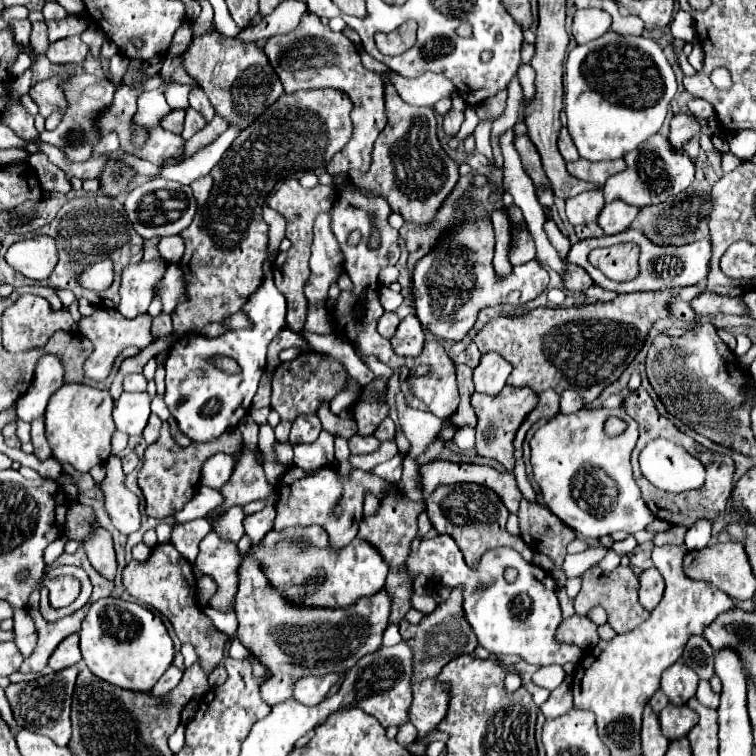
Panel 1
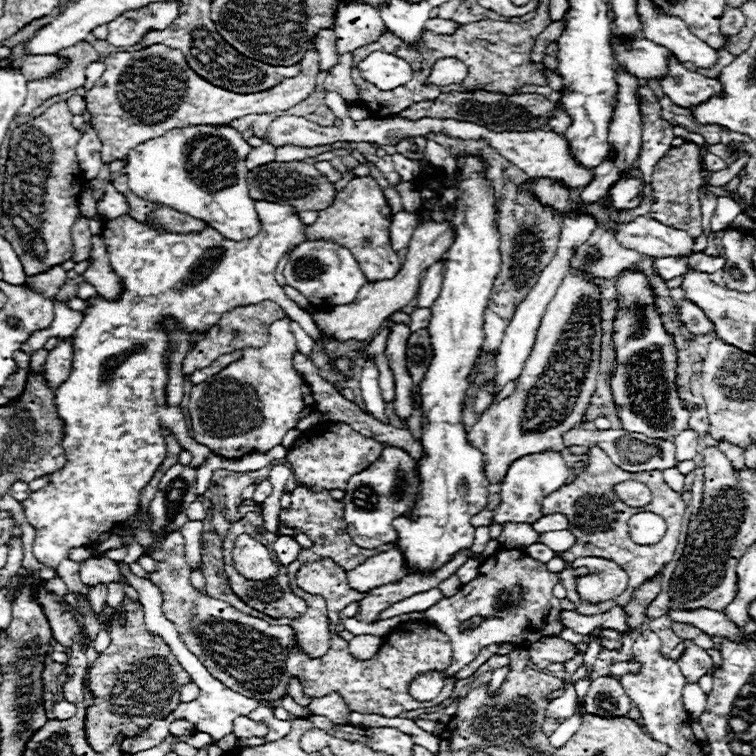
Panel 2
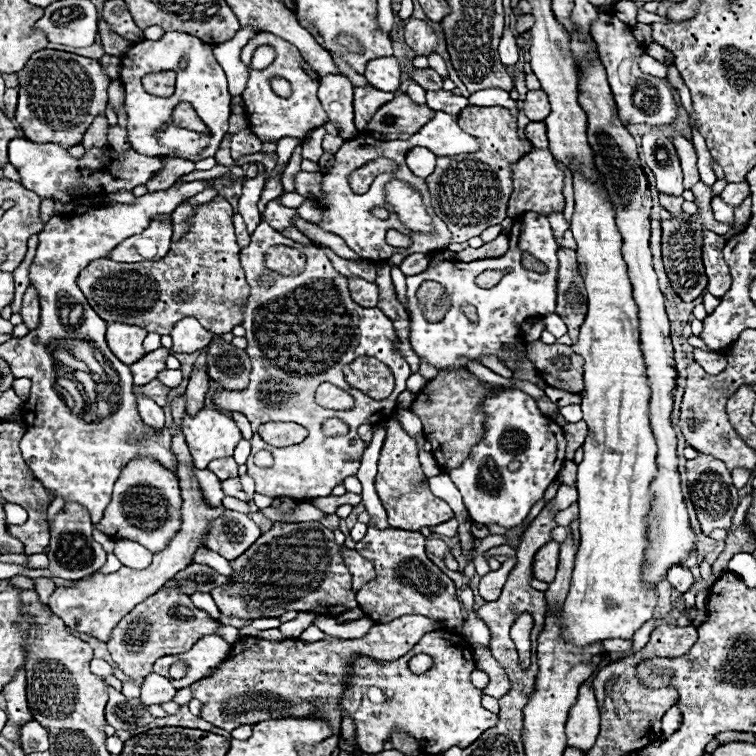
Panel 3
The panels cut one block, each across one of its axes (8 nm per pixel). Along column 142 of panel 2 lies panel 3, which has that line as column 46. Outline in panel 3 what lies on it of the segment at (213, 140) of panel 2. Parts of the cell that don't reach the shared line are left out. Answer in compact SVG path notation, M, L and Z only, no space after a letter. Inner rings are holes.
M14 138L8 146L8 162L18 170L22 184L38 194L42 200L52 198L54 202L70 202L72 188L84 186L92 194L112 194L112 192L132 192L136 186L146 184L154 174L162 170L162 156L144 156L128 148L126 152L116 152L110 146L90 148L82 158L72 158L60 144L38 144L26 138Z

